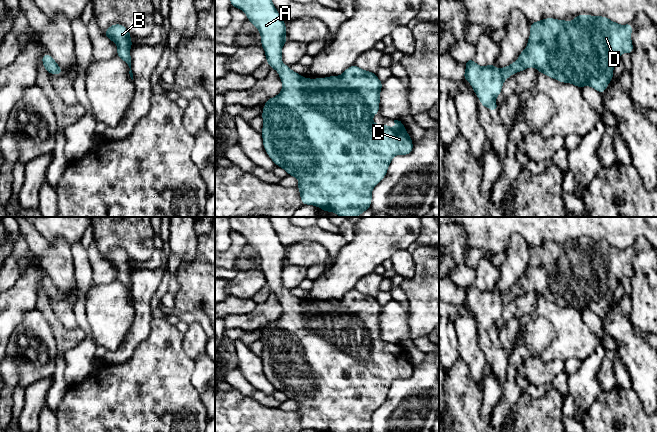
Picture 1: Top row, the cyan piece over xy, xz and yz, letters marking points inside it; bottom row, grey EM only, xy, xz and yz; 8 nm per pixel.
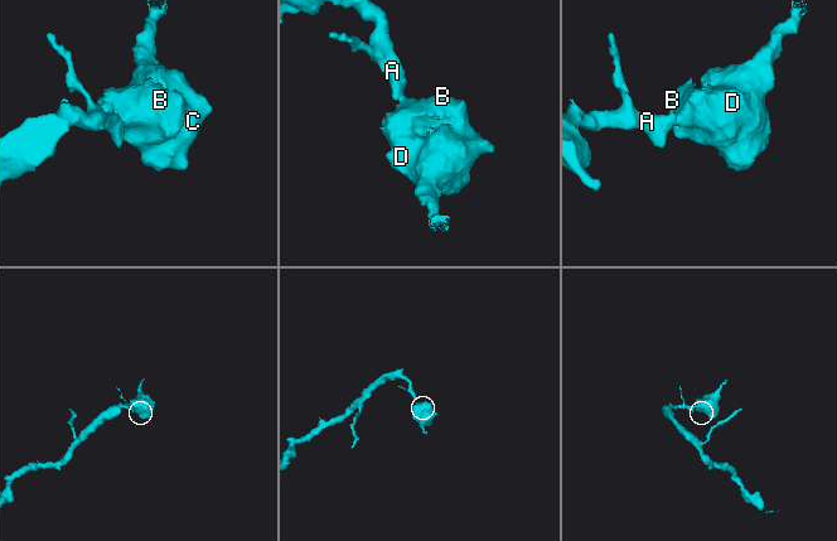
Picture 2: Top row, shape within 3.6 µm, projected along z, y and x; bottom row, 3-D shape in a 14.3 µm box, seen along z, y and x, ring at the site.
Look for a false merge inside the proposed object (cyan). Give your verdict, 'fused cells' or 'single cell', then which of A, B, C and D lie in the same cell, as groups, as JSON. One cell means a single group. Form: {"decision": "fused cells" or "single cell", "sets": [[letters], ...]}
{"decision": "single cell", "sets": [["A", "B", "C", "D"]]}

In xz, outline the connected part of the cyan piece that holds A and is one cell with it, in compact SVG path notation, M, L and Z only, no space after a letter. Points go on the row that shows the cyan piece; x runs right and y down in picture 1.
M230 0L230 2L232 7L242 10L247 15L247 20L249 20L259 30L261 35L261 46L265 51L266 61L270 65L271 69L278 71L277 73L282 81L281 92L277 96L266 100L261 115L264 121L261 132L263 138L263 147L268 156L276 166L281 167L288 173L288 175L294 176L298 179L299 183L297 188L299 189L300 198L303 205L313 205L321 208L323 211L336 213L340 217L357 217L364 211L369 210L372 202L372 190L386 176L392 158L396 155L409 155L413 151L413 141L411 140L404 124L401 121L394 120L394 123L397 125L395 128L389 127L385 124L376 124L373 122L373 115L380 114L380 91L382 89L383 83L379 80L375 73L360 69L355 64L348 67L340 76L329 76L315 79L304 78L302 75L292 71L289 66L282 62L282 48L283 45L288 41L288 39L285 37L286 23L280 18L273 1Z

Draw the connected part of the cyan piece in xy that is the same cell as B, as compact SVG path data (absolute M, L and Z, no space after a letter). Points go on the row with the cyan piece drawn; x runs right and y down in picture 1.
M113 24L103 34L117 45L117 56L128 64L130 68L129 74L133 80L130 56L130 48L133 45L133 42L130 40L131 33L122 24Z

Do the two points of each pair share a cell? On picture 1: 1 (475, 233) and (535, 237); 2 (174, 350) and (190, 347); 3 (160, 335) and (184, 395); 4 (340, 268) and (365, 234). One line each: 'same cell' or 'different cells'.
1: same cell
2: different cells
3: same cell
4: same cell

